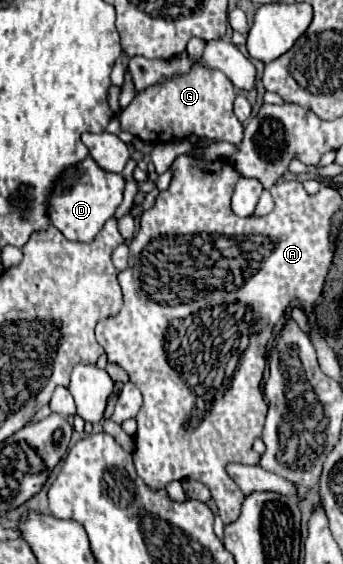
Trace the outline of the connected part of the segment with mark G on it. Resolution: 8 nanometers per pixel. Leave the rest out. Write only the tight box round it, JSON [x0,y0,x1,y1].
[120,62,244,144]

